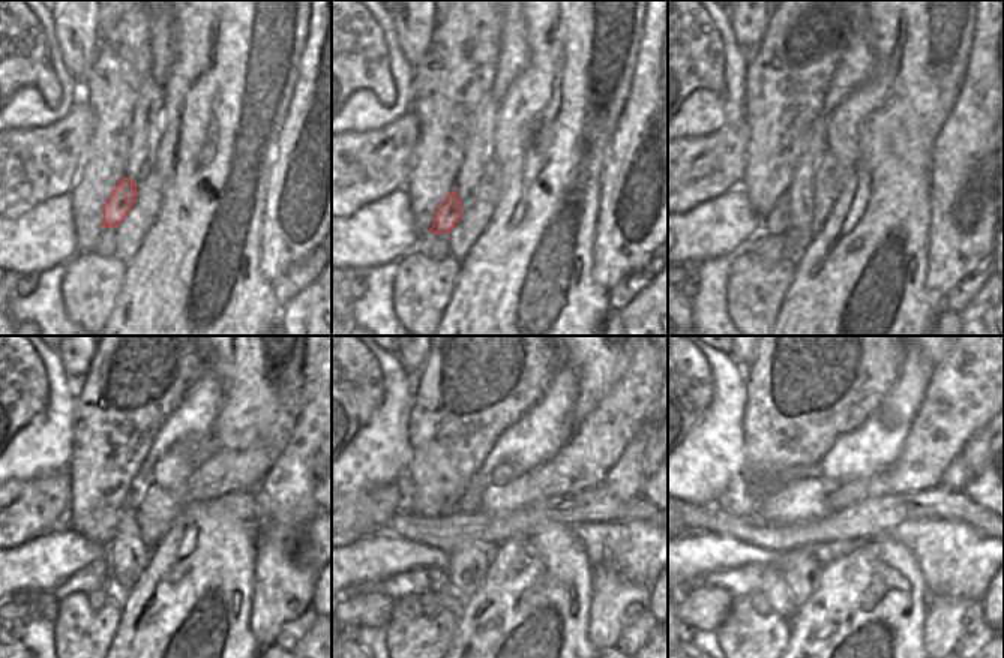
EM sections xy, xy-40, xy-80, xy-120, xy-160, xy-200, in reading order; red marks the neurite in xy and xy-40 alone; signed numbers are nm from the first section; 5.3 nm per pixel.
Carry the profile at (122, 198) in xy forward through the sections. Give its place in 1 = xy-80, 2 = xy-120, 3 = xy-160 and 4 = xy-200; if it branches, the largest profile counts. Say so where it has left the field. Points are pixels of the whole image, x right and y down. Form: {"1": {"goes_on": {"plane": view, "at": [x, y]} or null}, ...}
{"1": {"goes_on": {"plane": "xy-80", "at": [778, 222]}}, "2": {"goes_on": {"plane": "xy-120", "at": [102, 565]}}, "3": {"goes_on": {"plane": "xy-160", "at": [440, 585]}}, "4": {"goes_on": {"plane": "xy-200", "at": [775, 589]}}}

